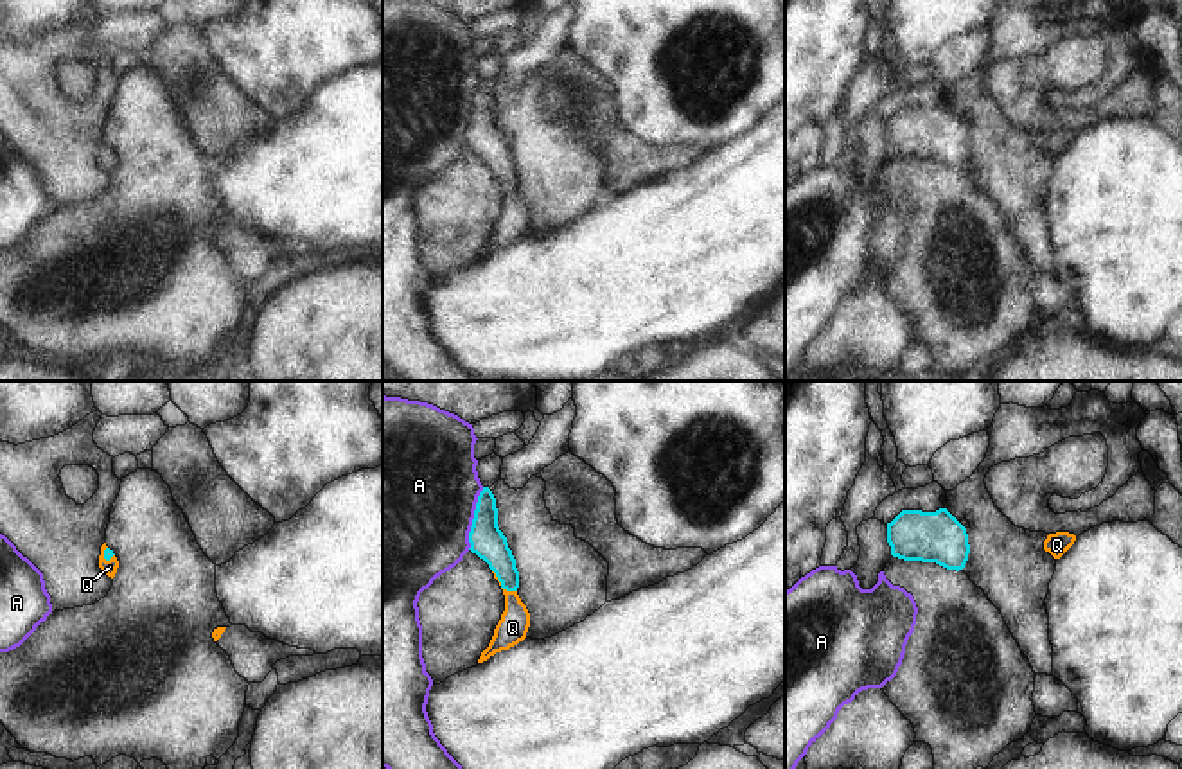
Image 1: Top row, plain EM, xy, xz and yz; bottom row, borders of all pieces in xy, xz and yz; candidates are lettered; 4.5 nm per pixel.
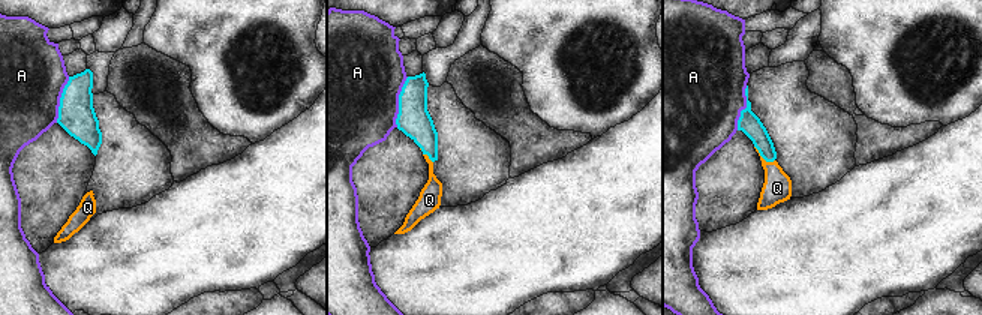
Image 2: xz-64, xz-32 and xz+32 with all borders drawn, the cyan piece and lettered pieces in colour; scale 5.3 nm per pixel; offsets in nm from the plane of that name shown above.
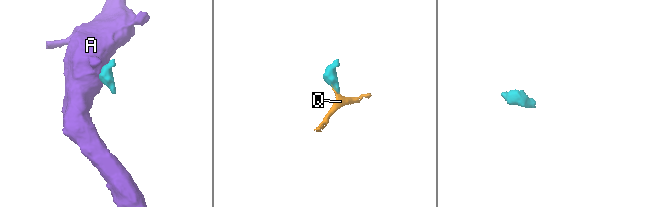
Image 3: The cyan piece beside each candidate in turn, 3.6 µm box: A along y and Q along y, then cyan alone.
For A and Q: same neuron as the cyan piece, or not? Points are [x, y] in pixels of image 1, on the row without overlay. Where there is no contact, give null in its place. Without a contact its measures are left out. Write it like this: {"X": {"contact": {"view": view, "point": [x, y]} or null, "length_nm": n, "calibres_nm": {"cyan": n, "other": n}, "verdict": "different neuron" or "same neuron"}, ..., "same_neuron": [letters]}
{"A": {"contact": {"view": "xz", "point": [475, 115]}, "length_nm": 280, "calibres_nm": {"cyan": 160, "other": 480}, "verdict": "different neuron"}, "Q": {"contact": {"view": "xz", "point": [502, 184]}, "length_nm": 150, "calibres_nm": {"cyan": 160, "other": 140}, "verdict": "same neuron"}, "same_neuron": ["Q"]}

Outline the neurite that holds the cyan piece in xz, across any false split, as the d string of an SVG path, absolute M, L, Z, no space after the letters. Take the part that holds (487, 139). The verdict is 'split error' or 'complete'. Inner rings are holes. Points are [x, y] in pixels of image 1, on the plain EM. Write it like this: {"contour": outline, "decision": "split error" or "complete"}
{"contour": "M483 84L478 93L469 140L469 147L489 162L505 192L501 217L494 226L489 244L478 257L478 261L483 261L496 250L508 248L523 239L530 225L530 210L517 192L519 169L516 156L498 124L496 95L489 84Z", "decision": "split error"}

